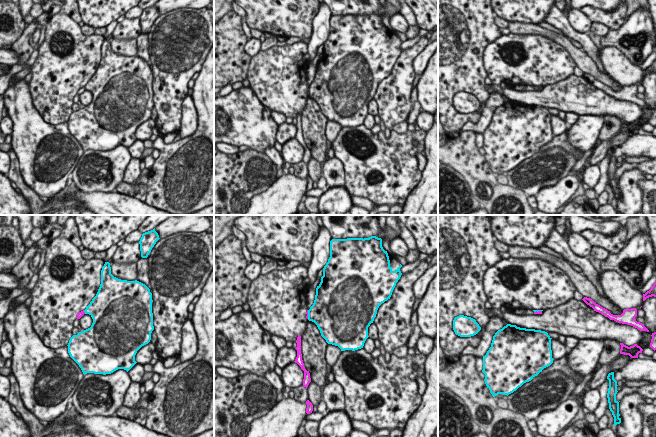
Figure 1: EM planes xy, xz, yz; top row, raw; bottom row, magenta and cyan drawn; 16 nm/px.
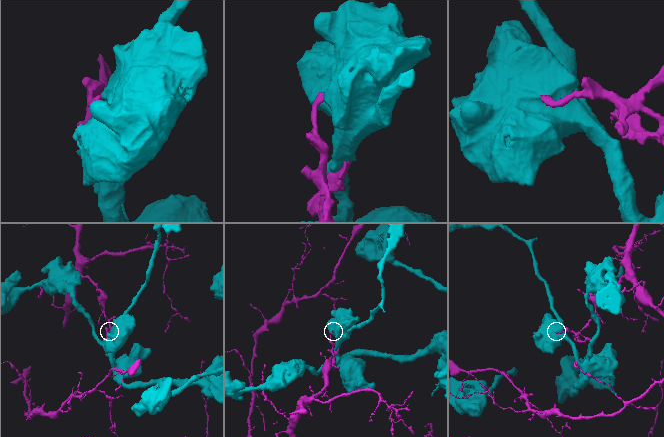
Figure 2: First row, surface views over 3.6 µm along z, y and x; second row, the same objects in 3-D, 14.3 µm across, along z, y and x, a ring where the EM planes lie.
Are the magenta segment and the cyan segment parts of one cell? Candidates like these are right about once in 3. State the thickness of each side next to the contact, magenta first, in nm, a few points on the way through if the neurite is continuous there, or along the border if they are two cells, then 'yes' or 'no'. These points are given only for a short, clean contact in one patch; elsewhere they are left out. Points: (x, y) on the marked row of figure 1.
calibres 30 and 400 nm; border xz (307, 310), (308, 318); no

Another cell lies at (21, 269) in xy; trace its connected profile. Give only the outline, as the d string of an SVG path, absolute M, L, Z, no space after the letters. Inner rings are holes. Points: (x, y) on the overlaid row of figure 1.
M38 245L28 247L21 260L12 268L11 273L14 273L20 280L20 286L18 288L26 286L33 276L33 271L30 270L29 263L36 254L38 248Z

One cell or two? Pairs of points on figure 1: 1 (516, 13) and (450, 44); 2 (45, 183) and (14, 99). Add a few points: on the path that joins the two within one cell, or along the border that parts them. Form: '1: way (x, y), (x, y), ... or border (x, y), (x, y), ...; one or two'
1: border (491, 10), (496, 15); two
2: way (46, 162), (46, 156), (31, 137), (26, 120); one

